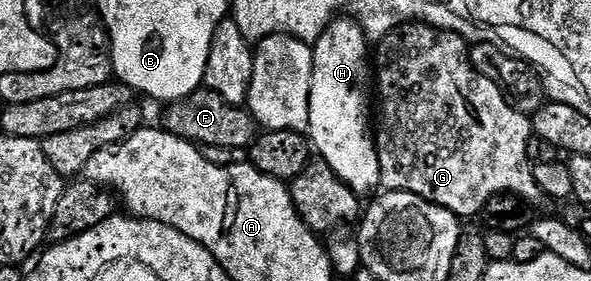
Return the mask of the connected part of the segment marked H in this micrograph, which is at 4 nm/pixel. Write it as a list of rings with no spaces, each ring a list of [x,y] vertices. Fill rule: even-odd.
[[[337,17],[325,27],[312,47],[314,73],[310,89],[310,121],[307,129],[315,154],[328,163],[337,177],[359,197],[365,197],[368,194],[371,196],[379,192],[382,187],[376,140],[370,127],[368,131],[368,79],[370,83],[370,47],[368,51],[368,46],[370,46],[370,40],[355,18]]]

